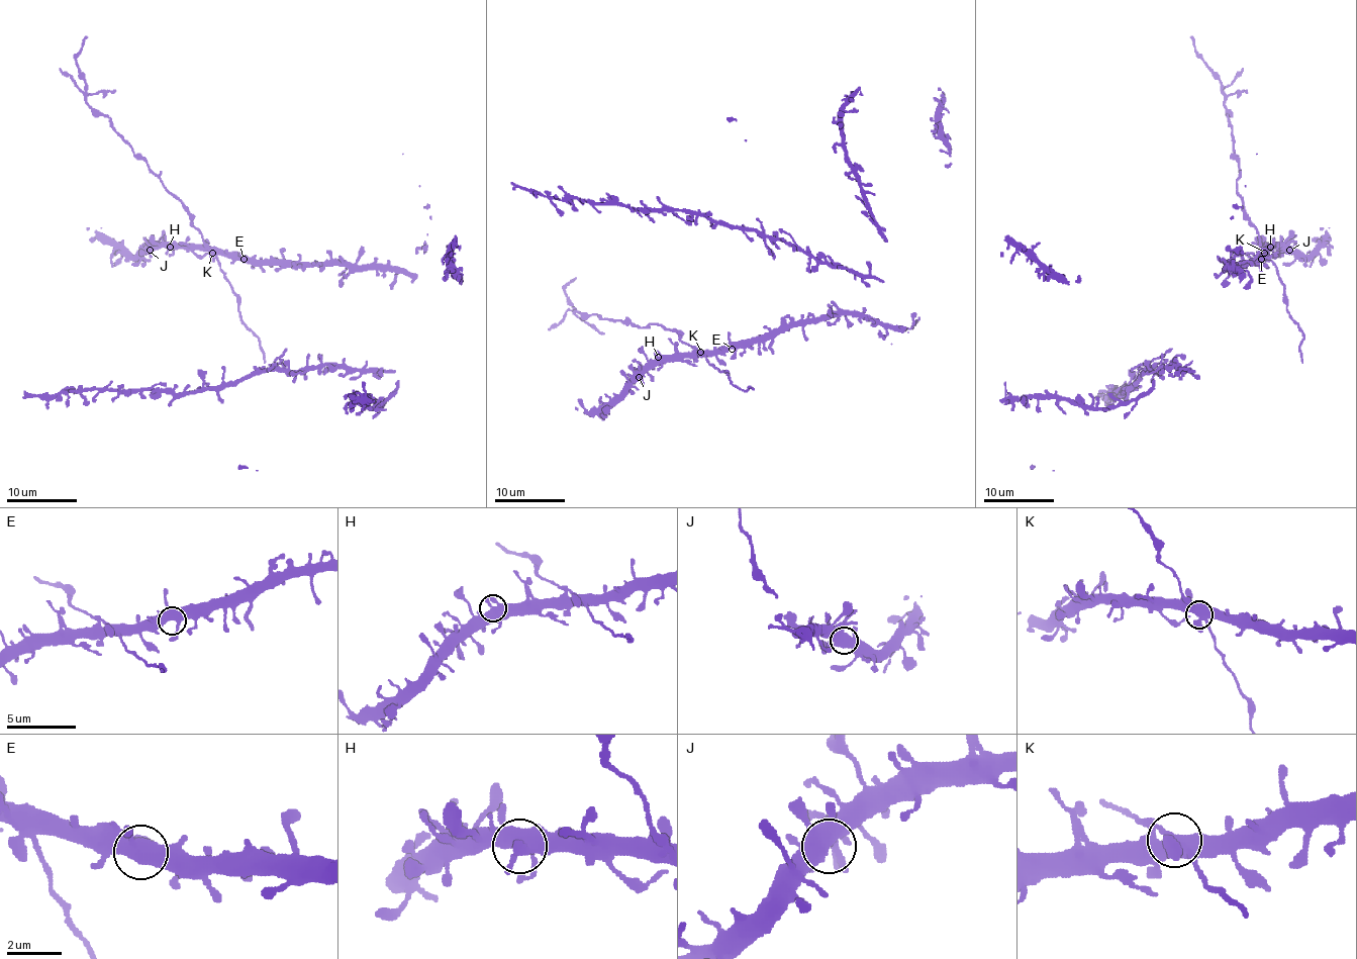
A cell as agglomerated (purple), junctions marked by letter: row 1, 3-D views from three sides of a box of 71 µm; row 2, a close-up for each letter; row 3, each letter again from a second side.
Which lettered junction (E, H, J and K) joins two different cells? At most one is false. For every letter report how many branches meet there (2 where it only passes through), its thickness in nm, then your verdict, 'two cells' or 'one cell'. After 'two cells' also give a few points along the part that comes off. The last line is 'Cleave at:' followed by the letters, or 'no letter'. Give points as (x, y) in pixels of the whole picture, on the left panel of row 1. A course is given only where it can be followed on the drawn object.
E: branches 4; calibre 500 nm; one cell
H: branches 4; calibre 420 nm; one cell
J: branches 4; calibre 500 nm; one cell
K: branches 4; calibre 500 nm; one cell
Cleave at: no letter

